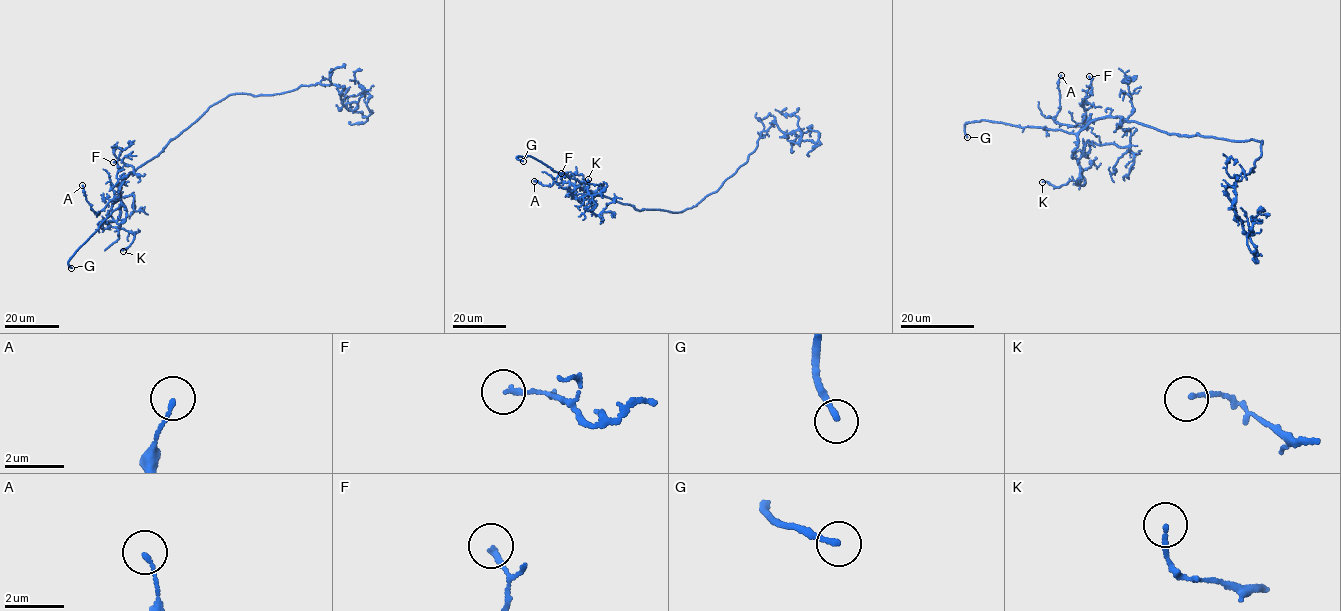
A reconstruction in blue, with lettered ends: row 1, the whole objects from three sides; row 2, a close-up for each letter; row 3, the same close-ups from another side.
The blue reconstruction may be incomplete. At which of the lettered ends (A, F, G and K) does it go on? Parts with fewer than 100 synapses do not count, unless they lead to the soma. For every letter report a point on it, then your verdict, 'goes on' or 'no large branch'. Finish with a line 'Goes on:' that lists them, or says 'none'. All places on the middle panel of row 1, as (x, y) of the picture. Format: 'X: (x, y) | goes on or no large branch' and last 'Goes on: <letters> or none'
A: (534, 181) | no large branch
F: (561, 173) | no large branch
G: (523, 161) | goes on
K: (588, 179) | no large branch
Goes on: G

